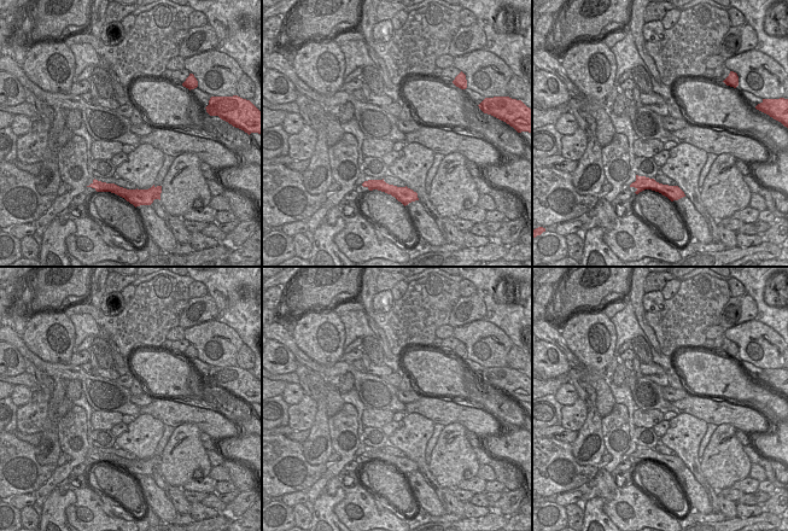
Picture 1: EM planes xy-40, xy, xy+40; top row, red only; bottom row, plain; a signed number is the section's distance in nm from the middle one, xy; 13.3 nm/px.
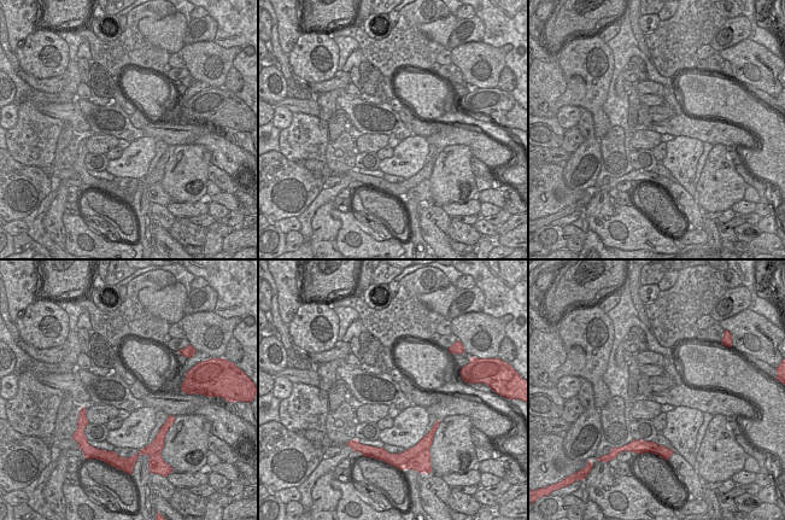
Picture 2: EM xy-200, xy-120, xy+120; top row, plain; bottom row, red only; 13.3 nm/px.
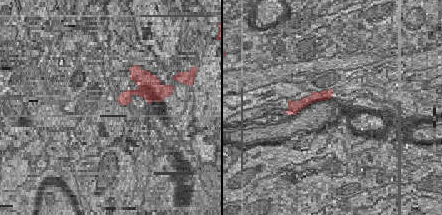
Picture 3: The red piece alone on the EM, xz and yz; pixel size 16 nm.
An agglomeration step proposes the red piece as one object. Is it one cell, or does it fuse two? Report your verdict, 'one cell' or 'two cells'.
two cells

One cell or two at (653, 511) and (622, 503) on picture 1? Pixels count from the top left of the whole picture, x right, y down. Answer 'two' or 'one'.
one

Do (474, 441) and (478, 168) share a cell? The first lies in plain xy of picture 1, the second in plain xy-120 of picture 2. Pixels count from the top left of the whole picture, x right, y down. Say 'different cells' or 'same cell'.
same cell

